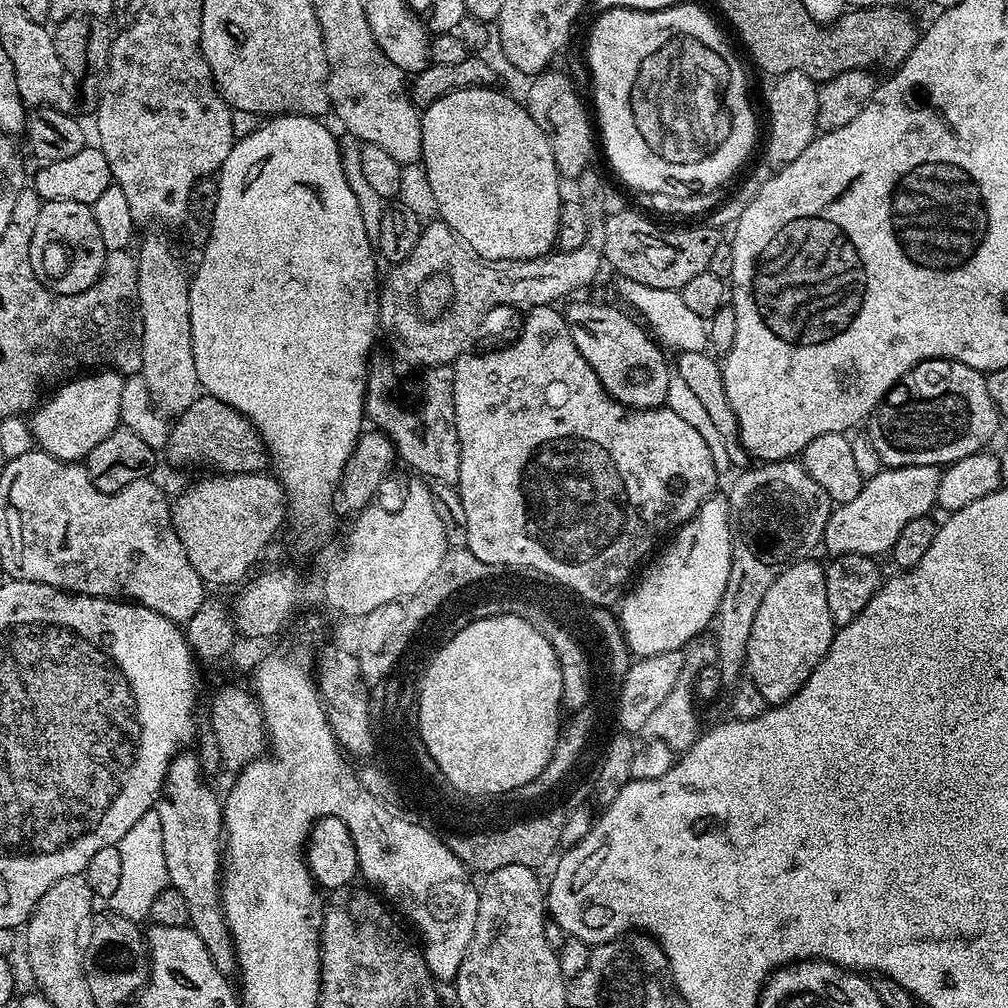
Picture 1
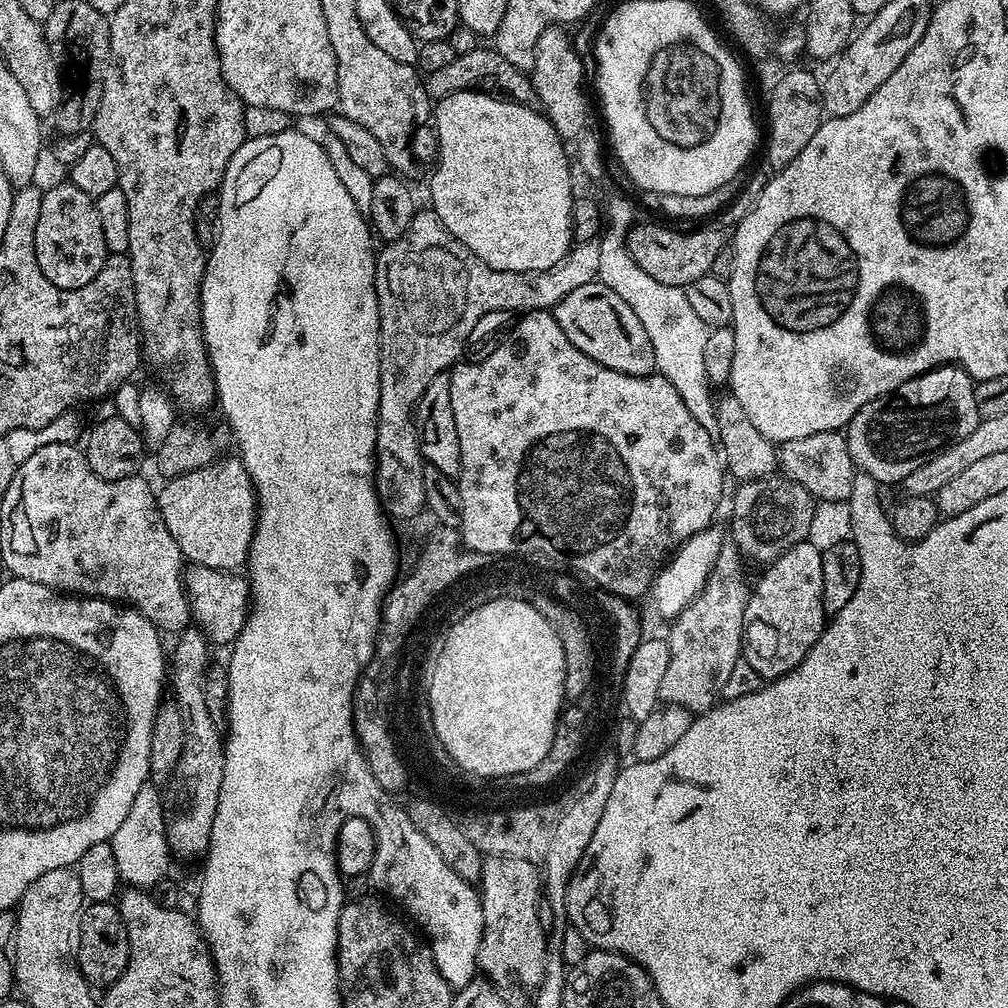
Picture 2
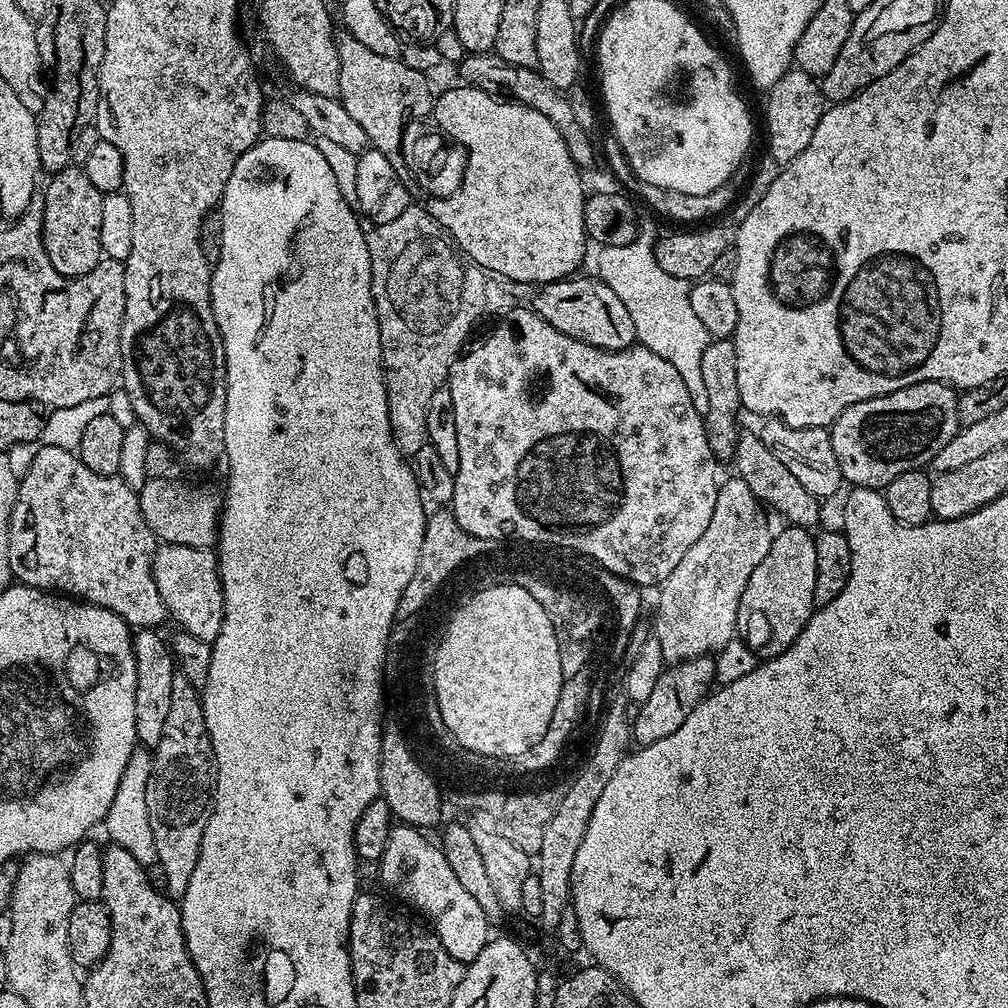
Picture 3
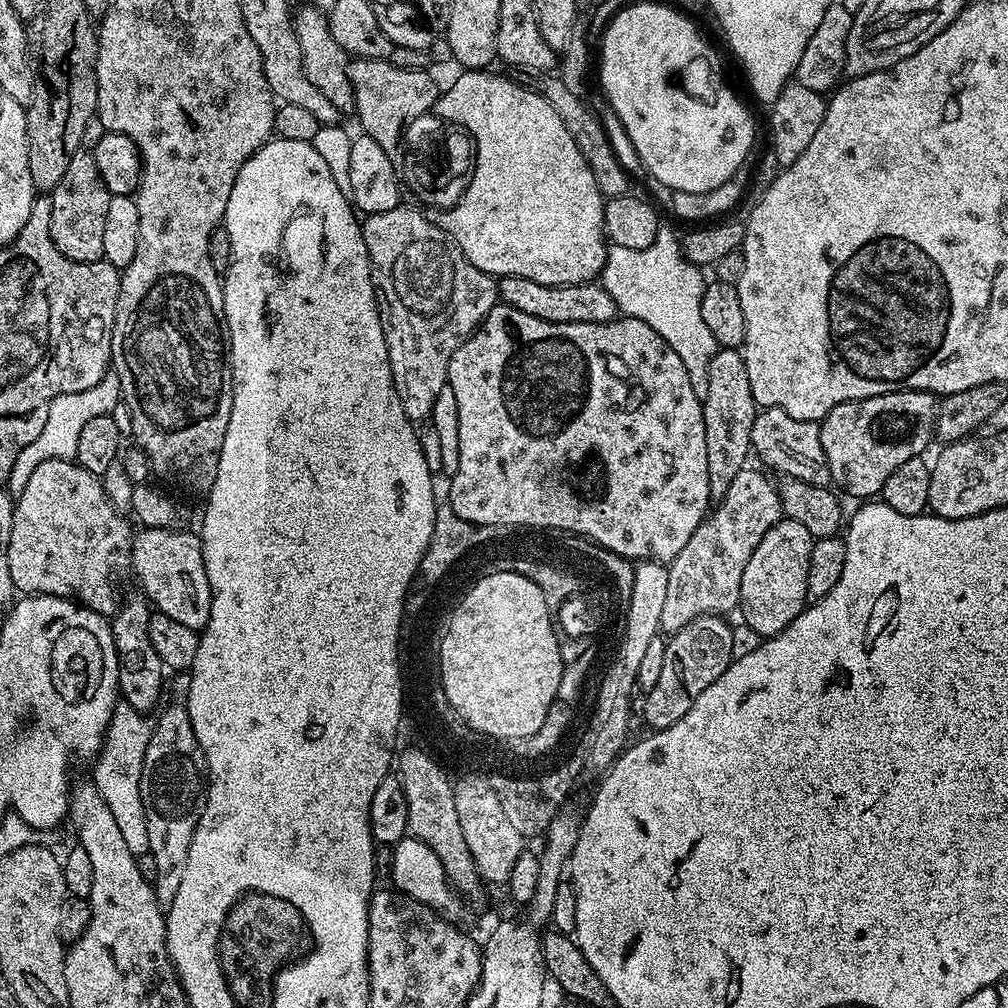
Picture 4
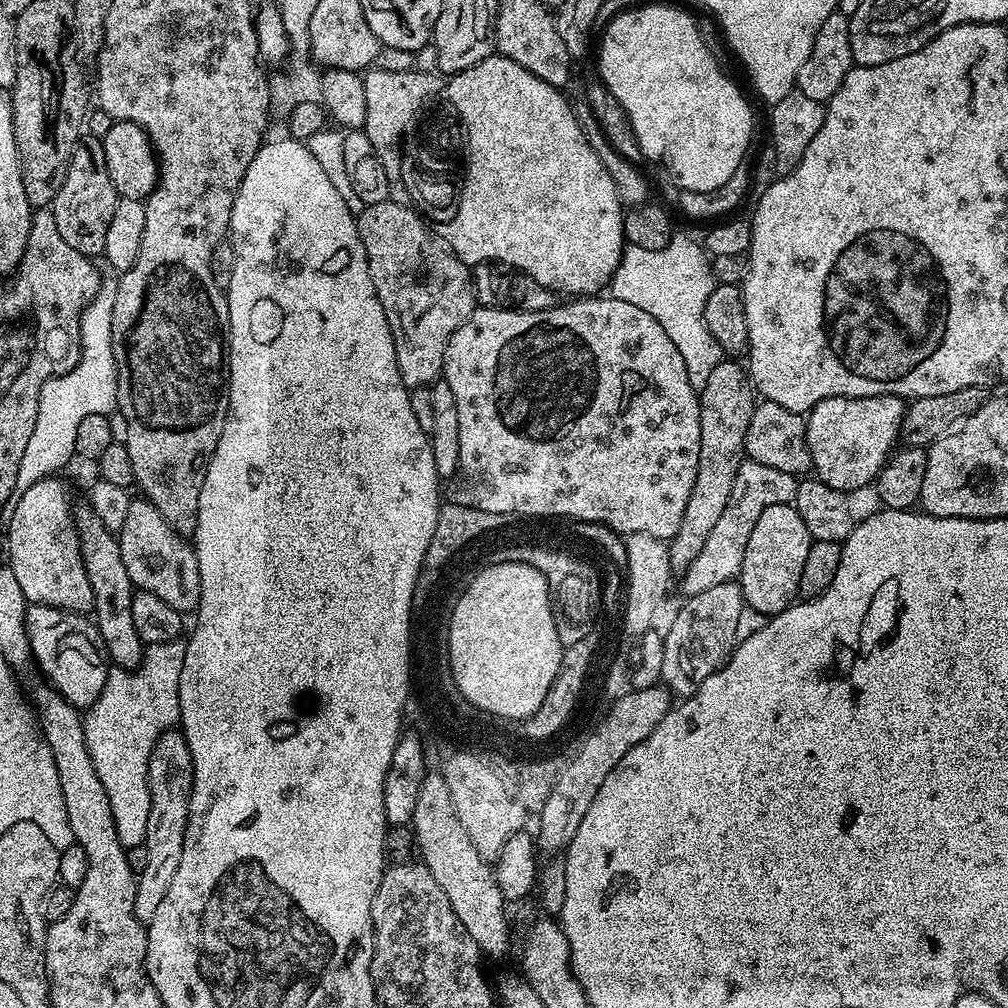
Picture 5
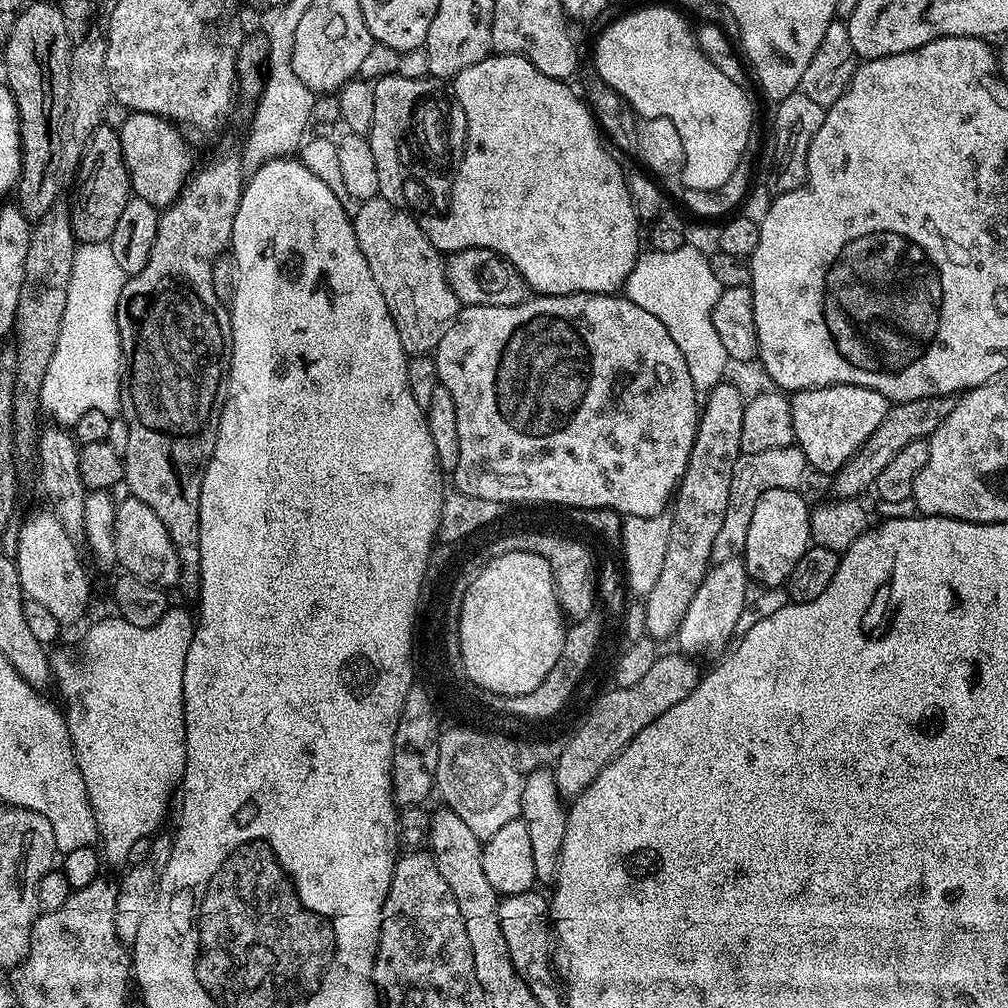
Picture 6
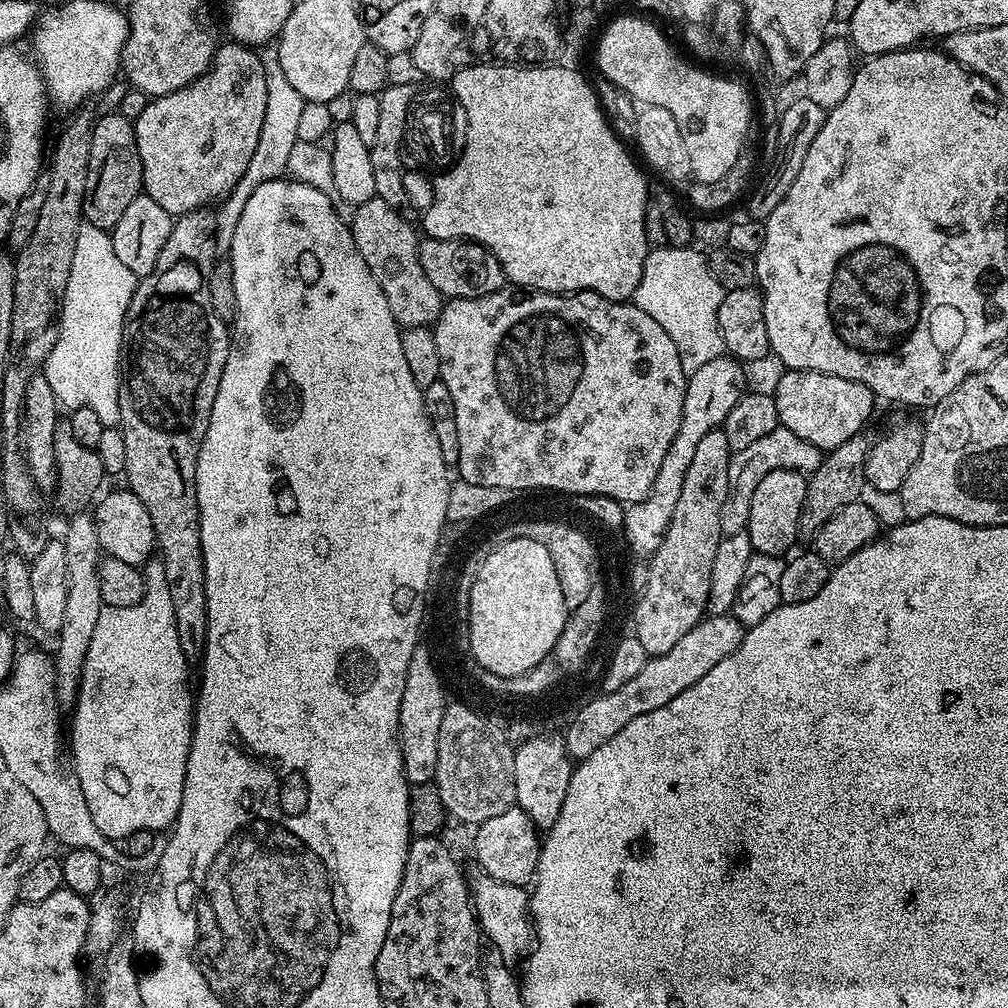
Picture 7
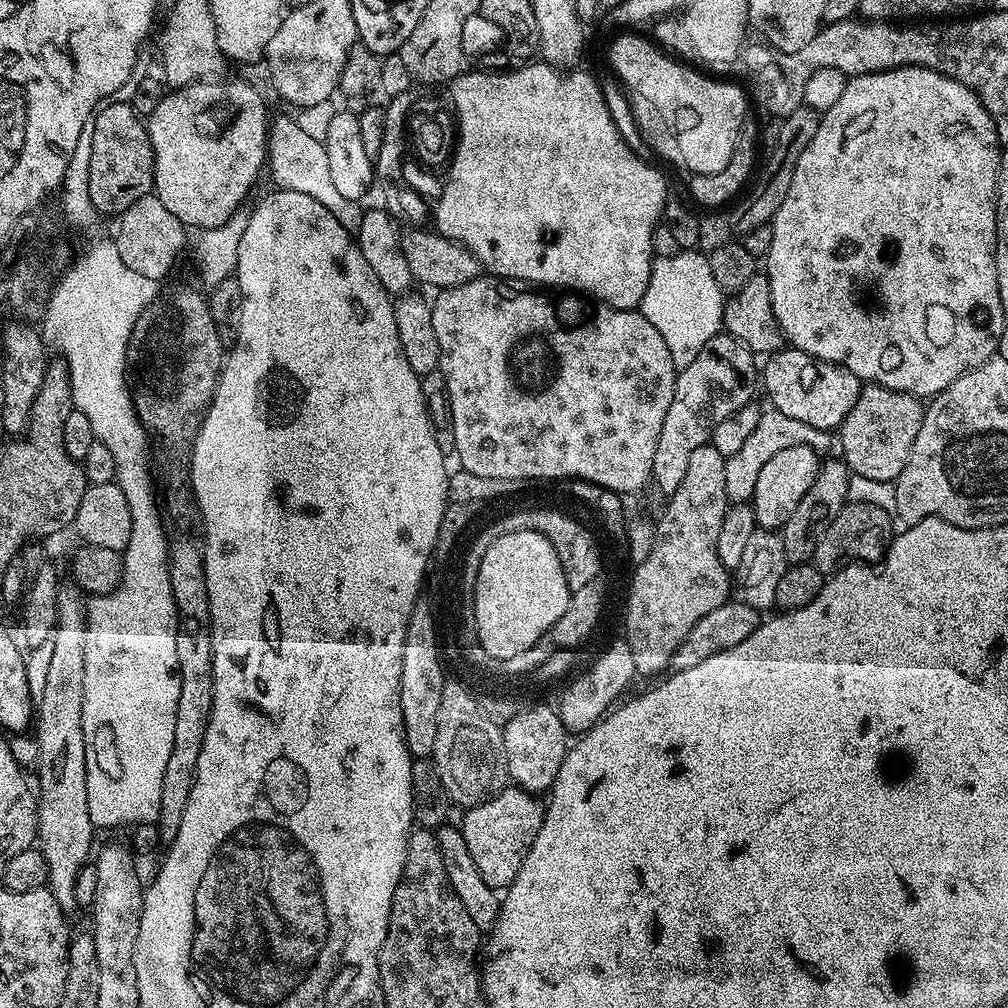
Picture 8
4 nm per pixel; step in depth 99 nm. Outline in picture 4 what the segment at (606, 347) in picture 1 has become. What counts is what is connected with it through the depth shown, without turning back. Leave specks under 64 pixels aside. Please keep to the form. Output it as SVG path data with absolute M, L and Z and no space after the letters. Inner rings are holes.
M502 276L498 280L498 296L522 314L534 314L546 322L598 322L605 324L617 319L618 309L614 298L599 283L543 284L521 276Z

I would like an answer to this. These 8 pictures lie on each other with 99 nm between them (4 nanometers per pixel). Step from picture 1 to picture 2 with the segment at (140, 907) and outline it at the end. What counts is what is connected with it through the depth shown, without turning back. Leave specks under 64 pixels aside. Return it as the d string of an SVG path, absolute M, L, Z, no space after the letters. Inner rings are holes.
M149 782L138 790L134 798L134 806L130 806L130 814L122 821L122 826L114 830L111 838L114 850L114 862L118 862L118 874L125 885L133 888L151 889L152 885L165 879L170 861L168 839L164 830L164 801L162 792Z

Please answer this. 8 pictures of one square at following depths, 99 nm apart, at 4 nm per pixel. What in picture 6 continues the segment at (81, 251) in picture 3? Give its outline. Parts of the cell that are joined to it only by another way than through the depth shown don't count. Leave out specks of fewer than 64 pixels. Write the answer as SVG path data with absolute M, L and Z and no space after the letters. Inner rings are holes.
M106 124L94 130L88 146L78 161L76 172L76 193L70 199L72 233L80 244L111 241L118 217L126 210L126 202L133 199L130 174L122 158L120 133Z

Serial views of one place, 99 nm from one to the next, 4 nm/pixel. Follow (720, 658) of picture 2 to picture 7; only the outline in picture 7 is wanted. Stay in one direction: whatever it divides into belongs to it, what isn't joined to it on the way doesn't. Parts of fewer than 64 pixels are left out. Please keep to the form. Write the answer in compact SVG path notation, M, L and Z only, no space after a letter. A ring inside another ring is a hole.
M784 427L770 430L758 442L746 446L746 450L738 450L732 454L732 460L728 463L728 489L726 490L726 502L722 506L722 522L720 530L723 535L734 535L745 531L750 518L750 502L754 498L754 489L770 470L794 470L811 474L818 470L818 466L824 461L825 453L818 446L806 442L806 438L798 438L794 430L786 430Z

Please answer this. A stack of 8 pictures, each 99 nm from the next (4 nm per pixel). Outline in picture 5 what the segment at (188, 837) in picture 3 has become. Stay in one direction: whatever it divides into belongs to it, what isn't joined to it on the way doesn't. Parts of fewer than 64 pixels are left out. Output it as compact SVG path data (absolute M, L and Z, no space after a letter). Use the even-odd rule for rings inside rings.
M179 730L164 732L158 738L148 763L148 789L150 790L150 818L146 821L146 846L149 864L136 881L134 914L145 922L158 914L162 898L170 890L174 870L182 862L182 846L186 838L186 822L190 814L190 796L194 782L194 758L186 746L184 733Z

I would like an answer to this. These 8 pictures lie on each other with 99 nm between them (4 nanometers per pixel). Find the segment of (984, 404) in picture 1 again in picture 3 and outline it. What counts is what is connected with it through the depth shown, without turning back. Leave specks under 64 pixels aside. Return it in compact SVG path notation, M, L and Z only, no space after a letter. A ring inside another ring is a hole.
M927 380L885 396L854 402L842 410L830 431L844 480L857 488L883 490L898 474L931 465L938 450L960 432L959 402L957 389L952 385Z

